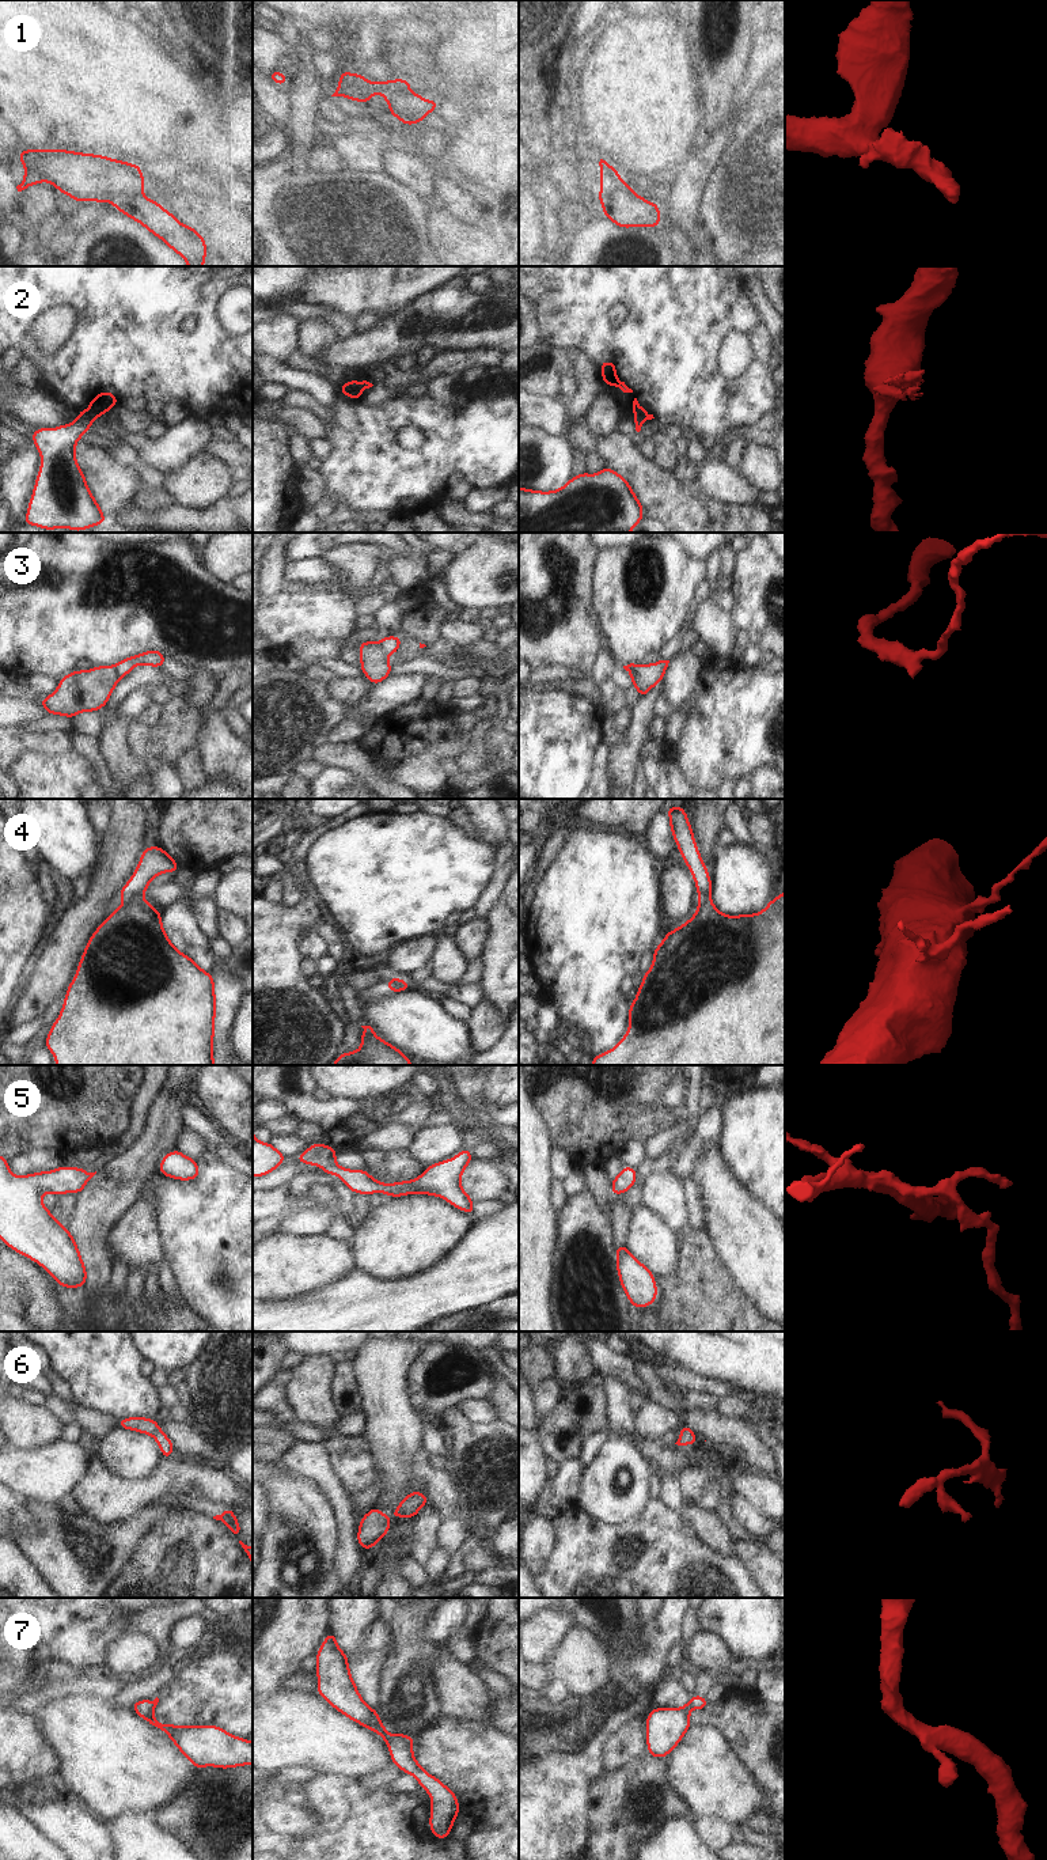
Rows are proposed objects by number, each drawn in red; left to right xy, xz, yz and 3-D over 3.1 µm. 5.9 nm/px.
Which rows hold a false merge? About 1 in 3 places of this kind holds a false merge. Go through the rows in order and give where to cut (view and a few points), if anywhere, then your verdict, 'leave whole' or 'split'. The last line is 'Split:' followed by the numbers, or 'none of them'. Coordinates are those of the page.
1: cut in xy along (143, 194), (135, 194), (112, 203); split
2: cut in xz along (360, 382), (348, 396); split
3: cut in xy along (114, 665), (120, 678); split
4: cut in xy along (141, 896), (124, 902); split
5: no cut; leave whole
6: no cut; leave whole
7: no cut; leave whole
Split: 1, 2, 3, 4

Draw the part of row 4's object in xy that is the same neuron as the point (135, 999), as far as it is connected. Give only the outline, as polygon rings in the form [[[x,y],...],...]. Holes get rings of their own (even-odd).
[[[147,899],[124,902],[94,931],[88,939],[73,980],[67,988],[58,1018],[50,1026],[43,1042],[56,1060],[56,1065],[215,1065],[213,1039],[216,1020],[216,992],[212,973],[201,969],[193,958],[181,952],[171,943],[162,924],[162,912]]]

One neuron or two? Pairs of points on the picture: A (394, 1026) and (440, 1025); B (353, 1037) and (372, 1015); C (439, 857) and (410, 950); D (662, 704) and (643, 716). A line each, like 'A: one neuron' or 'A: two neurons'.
A: one neuron
B: two neurons
C: two neurons
D: two neurons

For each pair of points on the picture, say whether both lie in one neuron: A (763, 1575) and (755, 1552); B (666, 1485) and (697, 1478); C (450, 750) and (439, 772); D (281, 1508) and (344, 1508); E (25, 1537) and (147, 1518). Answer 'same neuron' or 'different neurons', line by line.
A: same neuron
B: different neurons
C: same neuron
D: different neurons
E: same neuron

